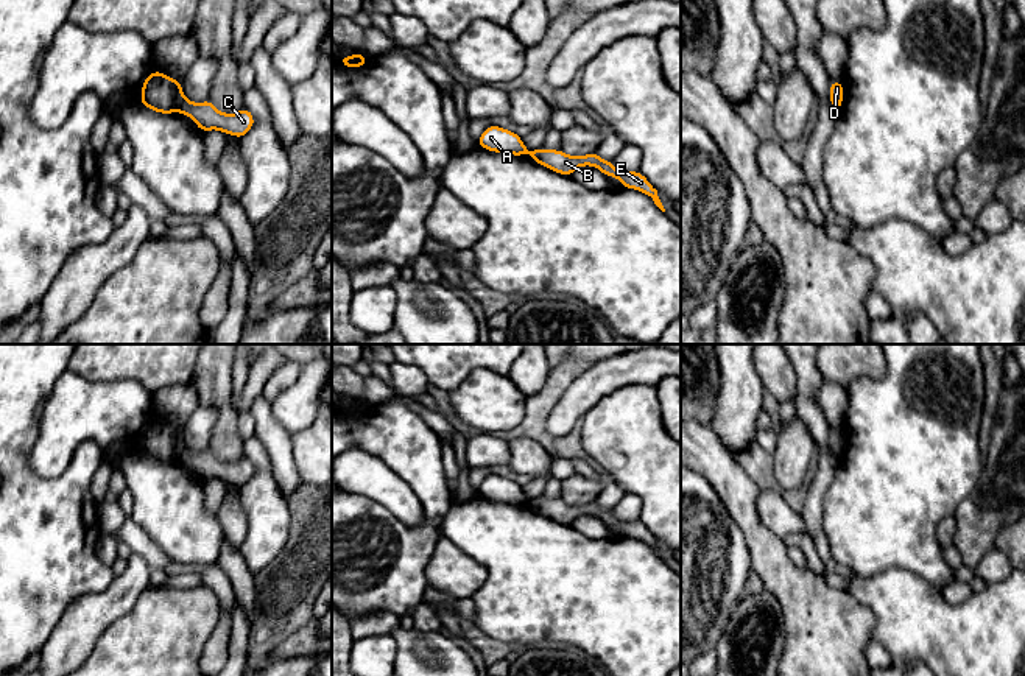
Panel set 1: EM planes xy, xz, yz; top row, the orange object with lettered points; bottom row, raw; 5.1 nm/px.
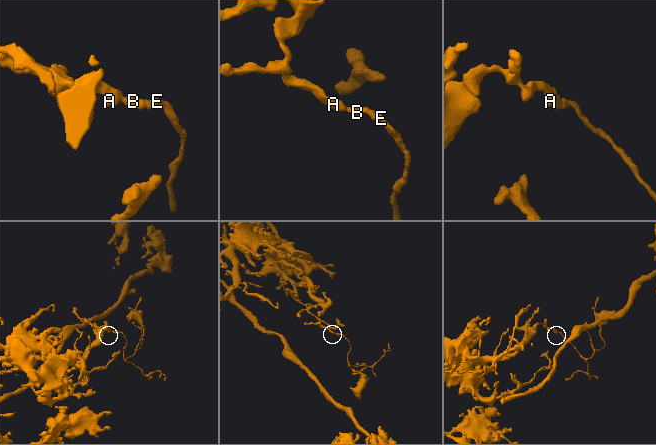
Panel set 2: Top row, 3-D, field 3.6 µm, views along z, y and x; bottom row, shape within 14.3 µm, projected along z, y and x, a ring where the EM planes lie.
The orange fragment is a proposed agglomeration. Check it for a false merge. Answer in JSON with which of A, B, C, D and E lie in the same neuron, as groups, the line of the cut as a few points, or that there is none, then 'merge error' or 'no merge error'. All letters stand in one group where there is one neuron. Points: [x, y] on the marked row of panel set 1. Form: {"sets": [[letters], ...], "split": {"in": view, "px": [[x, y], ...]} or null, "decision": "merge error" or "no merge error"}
{"sets": [["A", "D"], ["B", "C", "E"]], "split": {"in": "xy", "px": [[184, 98], [178, 111]]}, "decision": "merge error"}

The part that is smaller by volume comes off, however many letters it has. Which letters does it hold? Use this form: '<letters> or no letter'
B, C, E

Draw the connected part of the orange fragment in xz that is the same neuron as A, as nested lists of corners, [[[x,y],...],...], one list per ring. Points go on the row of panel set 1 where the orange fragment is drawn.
[[[491,125],[483,131],[478,137],[478,145],[483,150],[500,154],[523,156],[530,153],[520,136],[495,125]]]

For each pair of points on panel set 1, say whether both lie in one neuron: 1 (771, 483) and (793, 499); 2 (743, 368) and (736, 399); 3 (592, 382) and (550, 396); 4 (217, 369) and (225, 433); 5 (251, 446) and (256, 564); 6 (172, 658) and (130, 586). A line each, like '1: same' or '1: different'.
1: same
2: same
3: different
4: same
5: same
6: different

